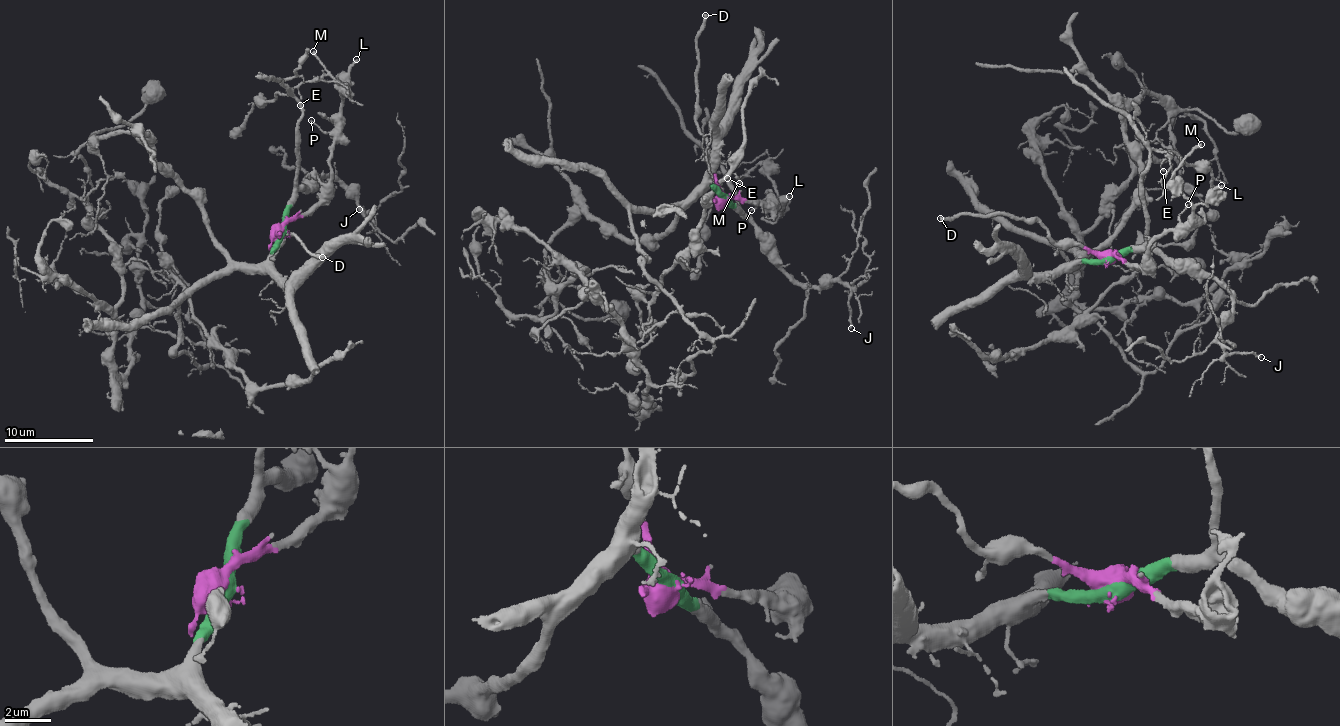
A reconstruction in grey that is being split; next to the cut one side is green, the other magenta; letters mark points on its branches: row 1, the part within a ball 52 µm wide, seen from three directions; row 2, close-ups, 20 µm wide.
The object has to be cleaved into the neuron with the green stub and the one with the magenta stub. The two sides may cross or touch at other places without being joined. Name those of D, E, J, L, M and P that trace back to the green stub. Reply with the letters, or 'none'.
E, J

